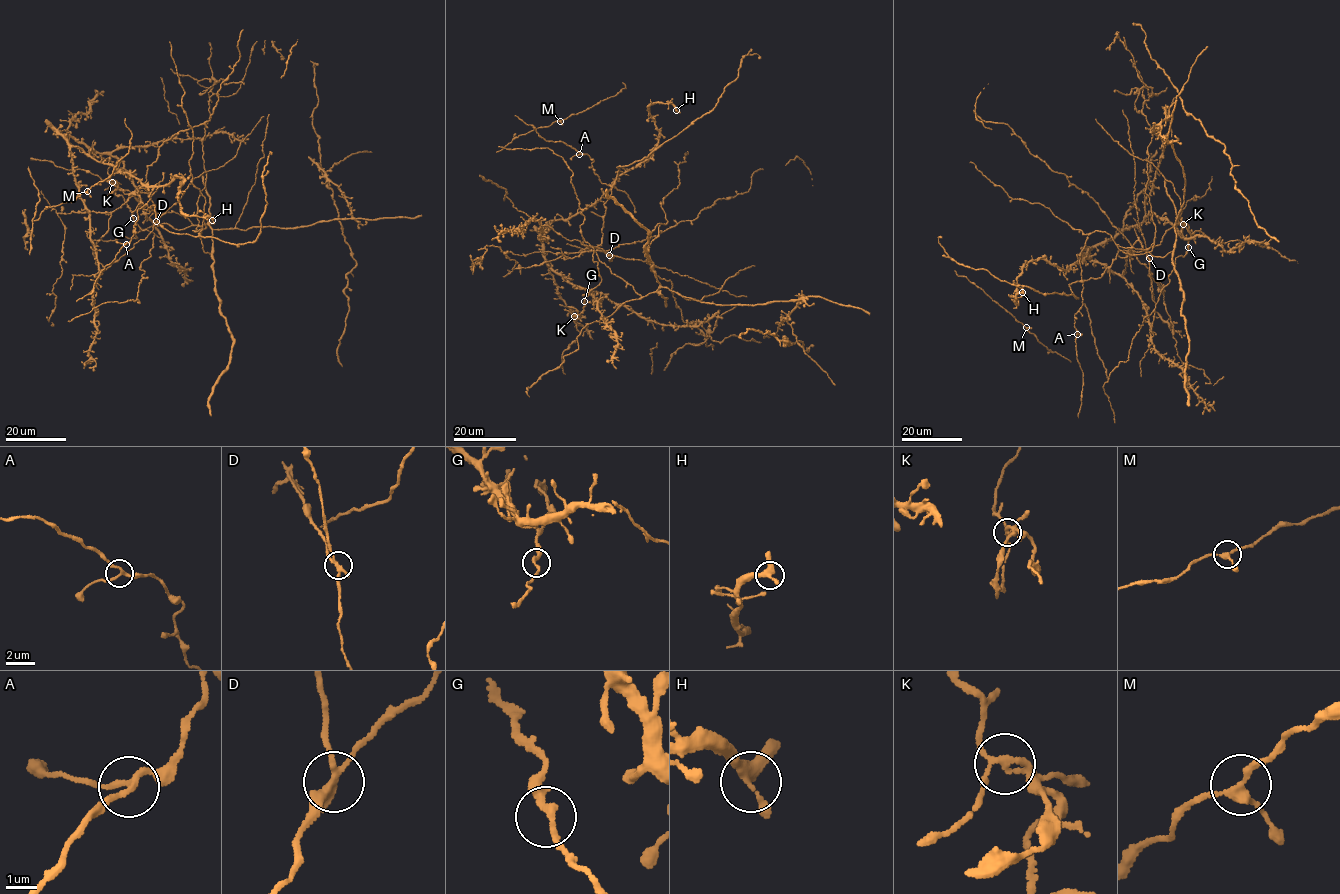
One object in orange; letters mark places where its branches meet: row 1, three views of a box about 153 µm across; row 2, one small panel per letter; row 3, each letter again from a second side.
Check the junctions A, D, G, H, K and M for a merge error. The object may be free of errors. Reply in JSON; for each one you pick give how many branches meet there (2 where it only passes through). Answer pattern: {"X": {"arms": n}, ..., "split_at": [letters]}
{"D": {"arms": 3}, "split_at": ["D"]}

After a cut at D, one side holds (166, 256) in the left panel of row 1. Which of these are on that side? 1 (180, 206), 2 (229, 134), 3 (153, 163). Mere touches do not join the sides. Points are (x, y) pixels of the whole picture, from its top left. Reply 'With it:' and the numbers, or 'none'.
With it: 1, 2

